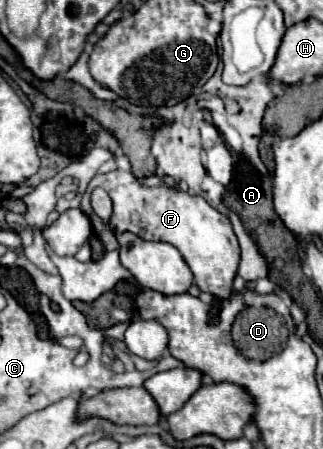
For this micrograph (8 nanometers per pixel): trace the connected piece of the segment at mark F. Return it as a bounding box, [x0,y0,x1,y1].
[80,170,240,300]

